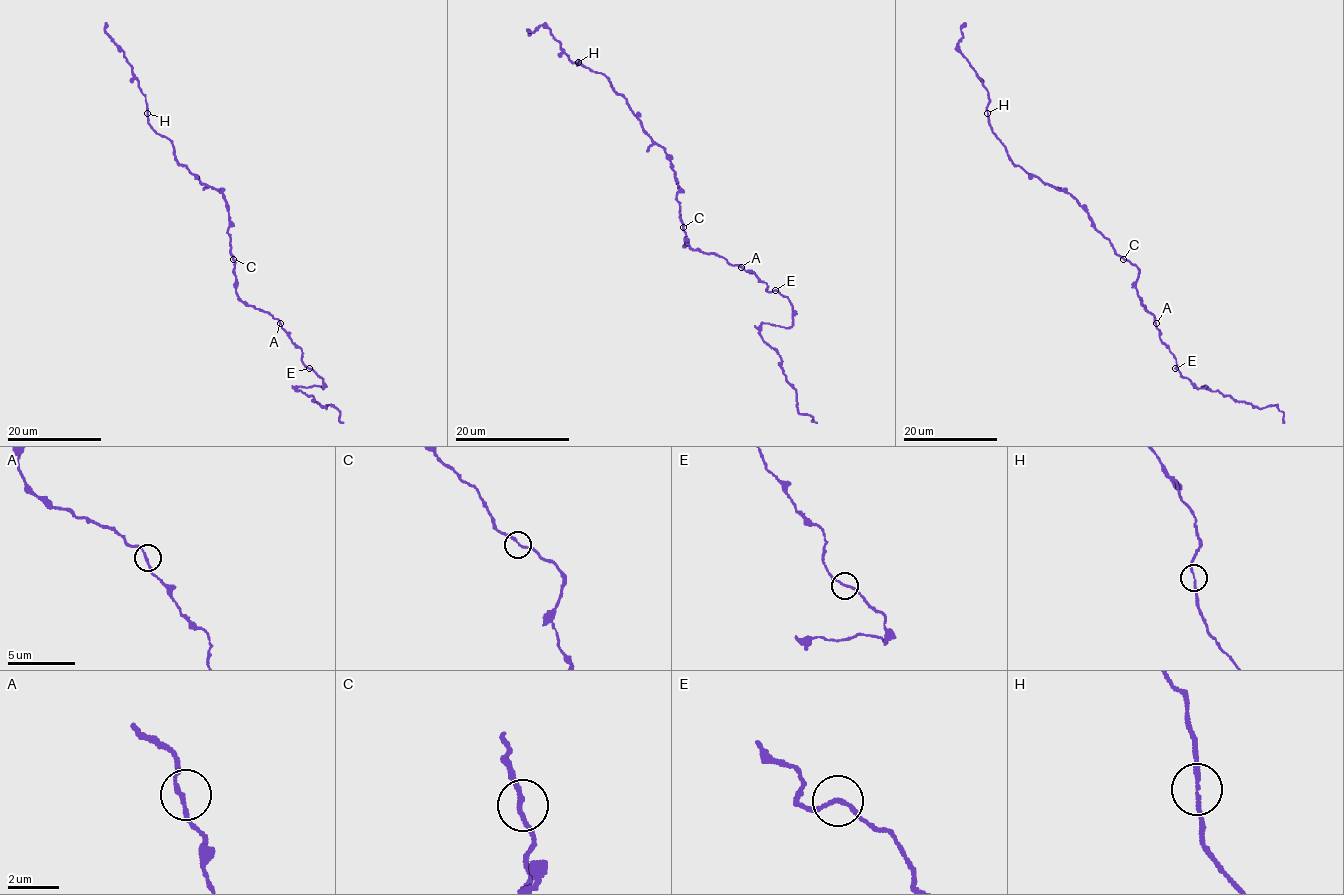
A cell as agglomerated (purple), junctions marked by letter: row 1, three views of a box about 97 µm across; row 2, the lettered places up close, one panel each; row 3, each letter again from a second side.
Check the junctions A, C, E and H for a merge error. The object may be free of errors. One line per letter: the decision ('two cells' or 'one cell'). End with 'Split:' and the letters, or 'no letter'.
A: one cell
C: one cell
E: one cell
H: one cell
Split: no letter

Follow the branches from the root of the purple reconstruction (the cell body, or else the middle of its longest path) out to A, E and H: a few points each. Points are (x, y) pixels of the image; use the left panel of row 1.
A: (232, 258), (236, 261), (233, 274), (237, 296), (249, 305), (269, 312), (280, 323)
E: (232, 258), (236, 261), (233, 274), (237, 296), (279, 320), (289, 338), (302, 350), (302, 362), (309, 369)
H: (232, 258), (224, 195), (178, 162), (172, 142), (150, 125), (147, 113)

